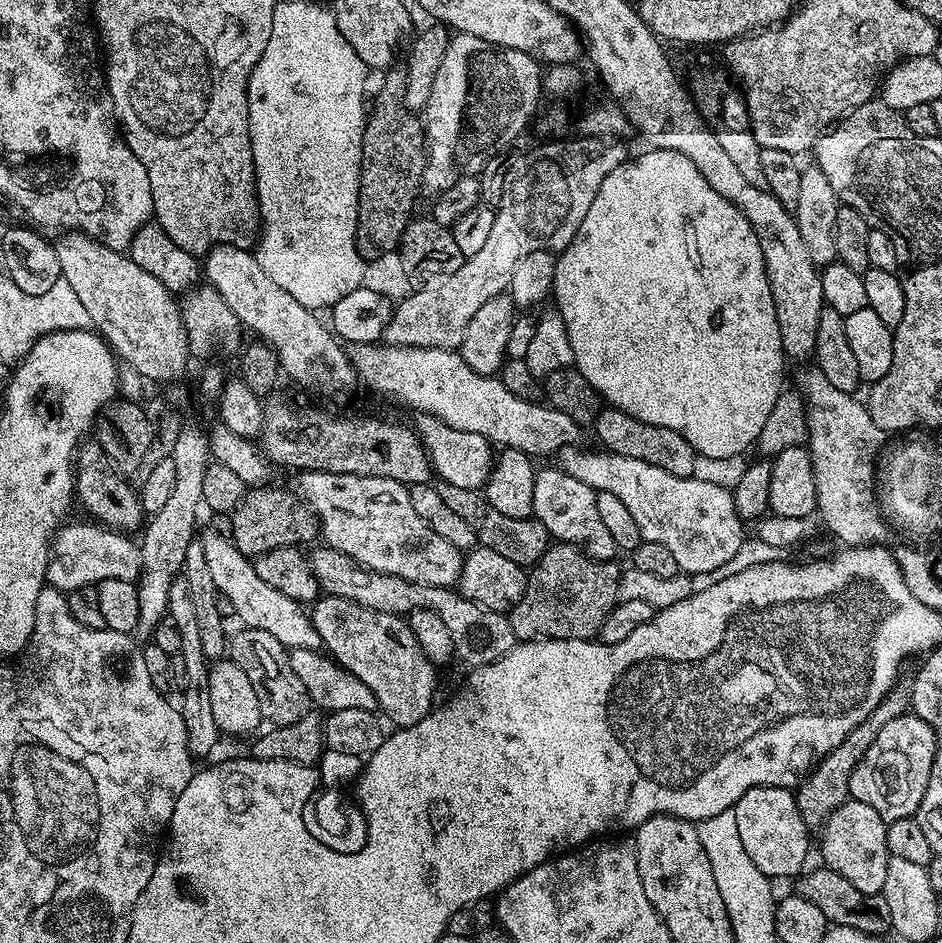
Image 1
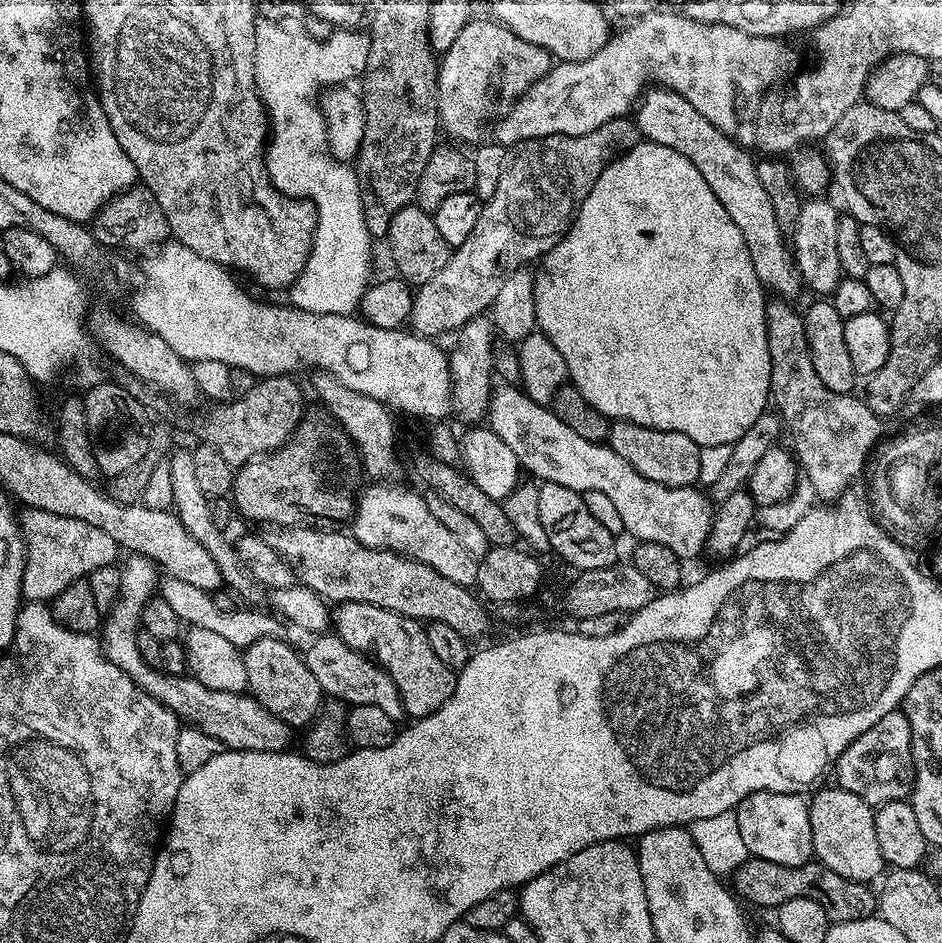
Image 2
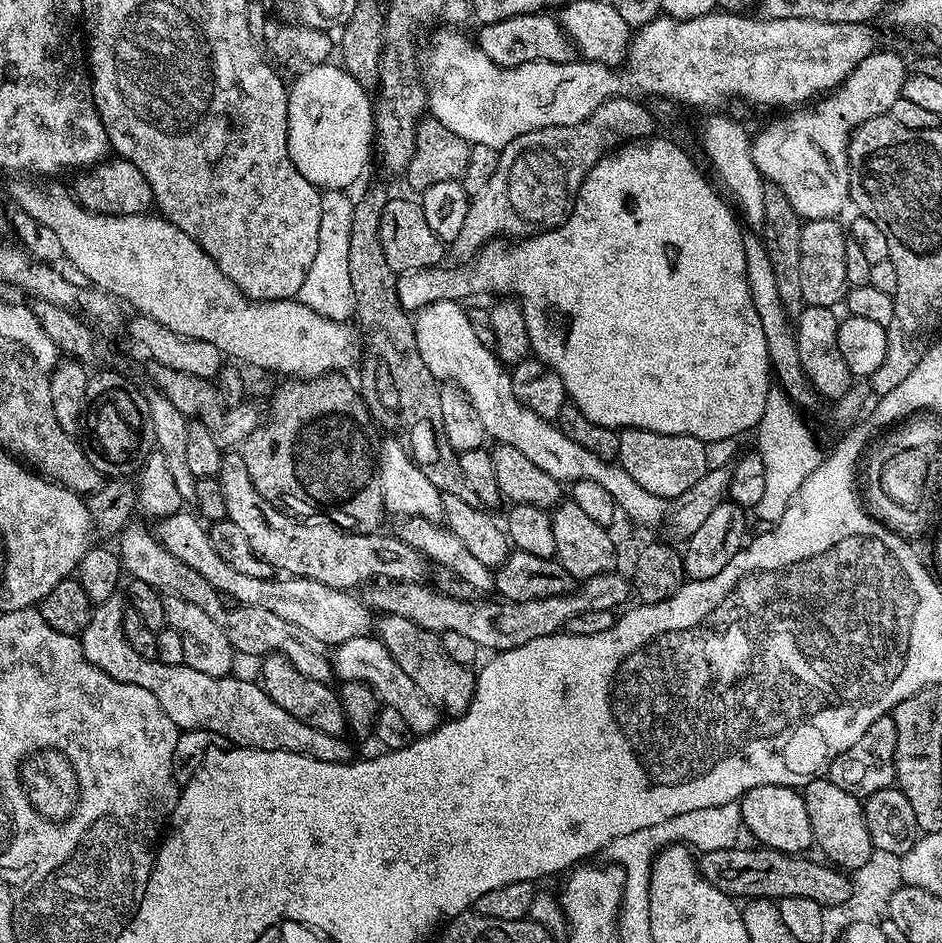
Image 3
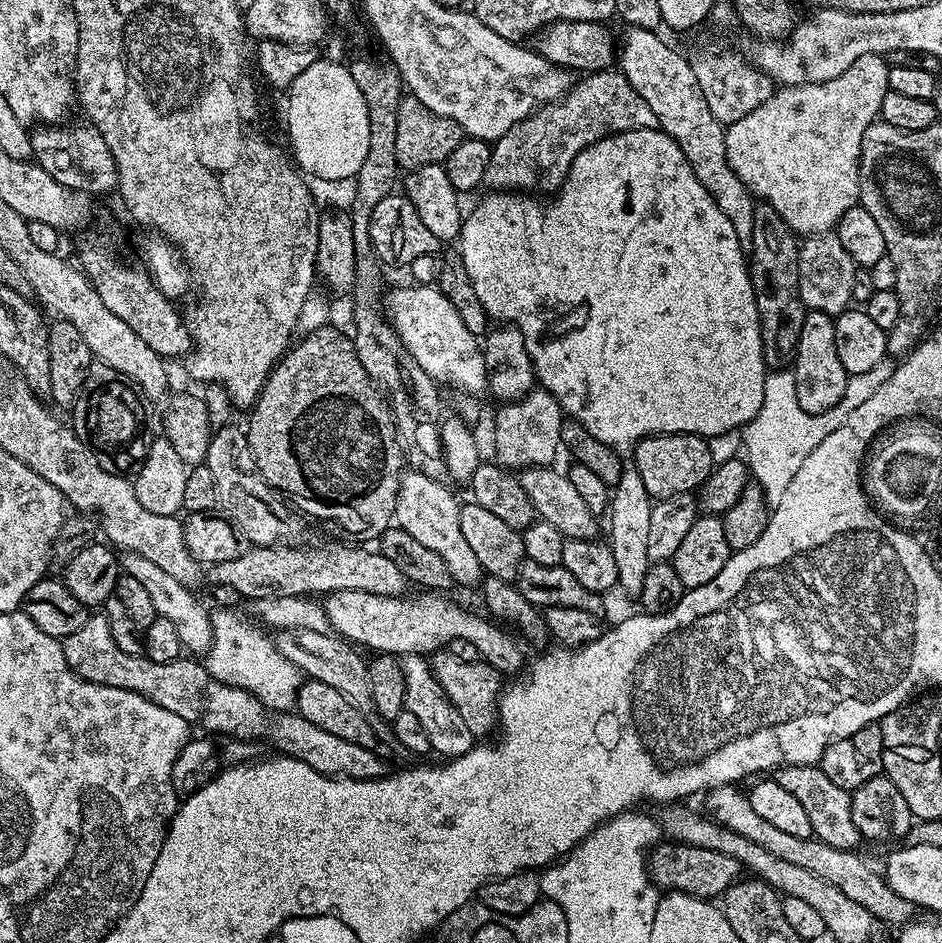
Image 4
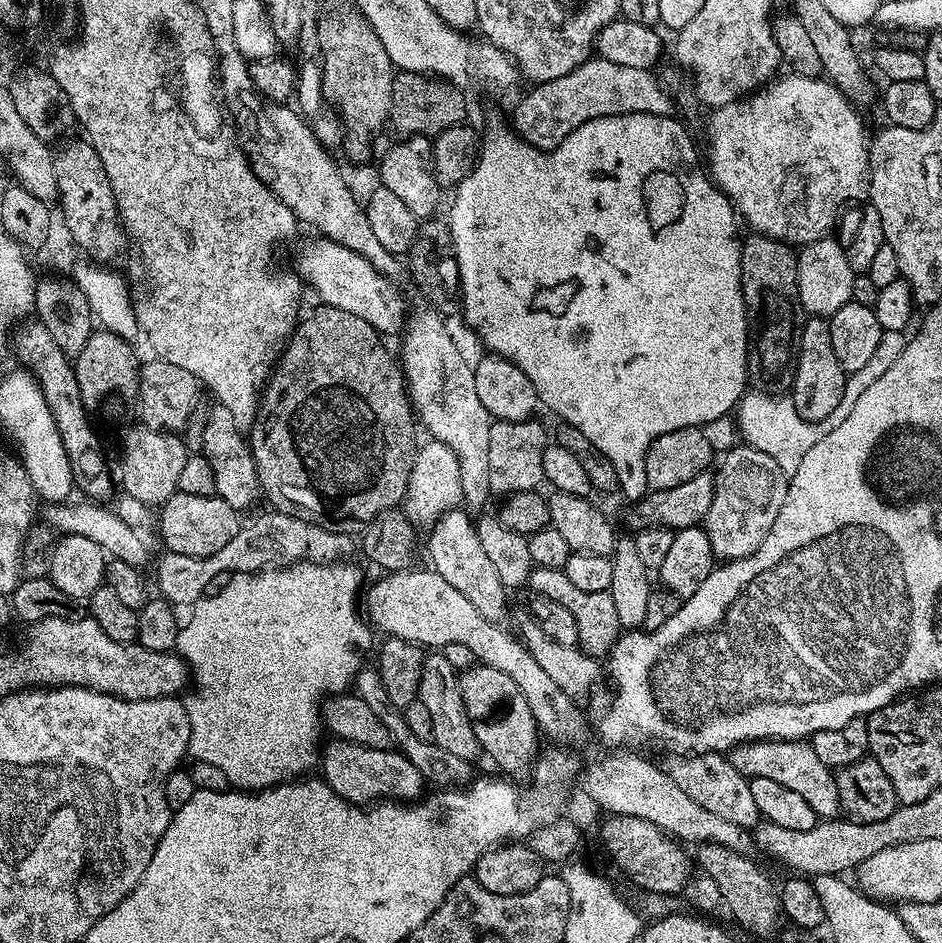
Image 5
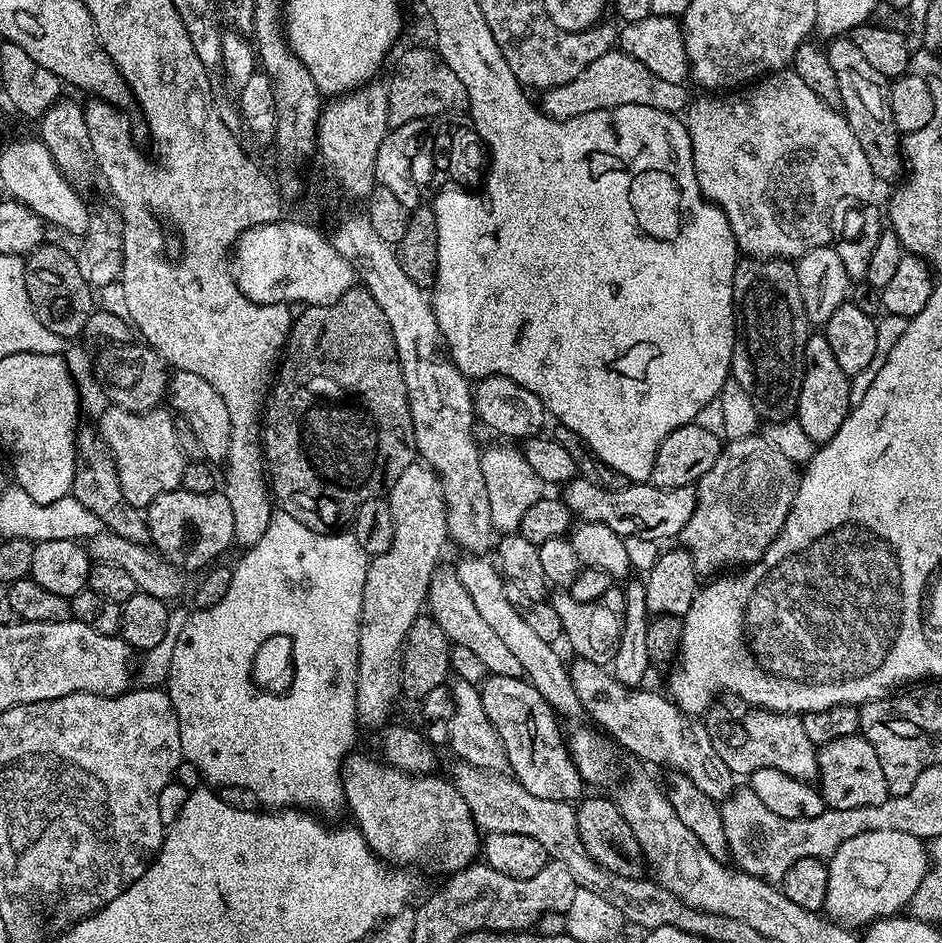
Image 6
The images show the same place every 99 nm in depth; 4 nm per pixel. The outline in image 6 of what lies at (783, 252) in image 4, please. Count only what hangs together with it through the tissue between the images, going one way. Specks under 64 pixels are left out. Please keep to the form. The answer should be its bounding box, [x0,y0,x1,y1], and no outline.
[731,258,810,422]

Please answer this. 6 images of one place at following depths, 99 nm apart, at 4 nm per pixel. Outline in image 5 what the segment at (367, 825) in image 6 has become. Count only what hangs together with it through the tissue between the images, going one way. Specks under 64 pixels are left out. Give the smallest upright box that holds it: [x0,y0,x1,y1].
[318,739,426,806]

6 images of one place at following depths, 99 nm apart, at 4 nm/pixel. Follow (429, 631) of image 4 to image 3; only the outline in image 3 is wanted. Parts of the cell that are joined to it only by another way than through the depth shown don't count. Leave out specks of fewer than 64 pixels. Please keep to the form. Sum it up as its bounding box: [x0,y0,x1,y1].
[154,511,374,646]

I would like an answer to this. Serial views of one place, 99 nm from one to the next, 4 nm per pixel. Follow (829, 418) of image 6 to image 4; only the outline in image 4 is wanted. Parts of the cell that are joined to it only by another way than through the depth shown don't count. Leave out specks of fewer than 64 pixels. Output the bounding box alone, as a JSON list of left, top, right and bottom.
[794,311,848,412]

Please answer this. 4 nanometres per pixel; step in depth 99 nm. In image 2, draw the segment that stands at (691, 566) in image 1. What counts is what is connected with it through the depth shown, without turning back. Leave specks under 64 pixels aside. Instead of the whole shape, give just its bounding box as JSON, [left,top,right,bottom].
[490,386,714,562]

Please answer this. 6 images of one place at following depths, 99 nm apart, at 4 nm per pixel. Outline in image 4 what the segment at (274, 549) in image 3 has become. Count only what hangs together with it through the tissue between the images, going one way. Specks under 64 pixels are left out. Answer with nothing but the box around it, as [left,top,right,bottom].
[206,427,305,546]

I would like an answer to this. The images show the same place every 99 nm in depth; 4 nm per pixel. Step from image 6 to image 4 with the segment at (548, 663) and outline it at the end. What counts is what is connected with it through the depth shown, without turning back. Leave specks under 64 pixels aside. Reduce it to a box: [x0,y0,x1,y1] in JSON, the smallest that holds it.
[394,471,484,586]

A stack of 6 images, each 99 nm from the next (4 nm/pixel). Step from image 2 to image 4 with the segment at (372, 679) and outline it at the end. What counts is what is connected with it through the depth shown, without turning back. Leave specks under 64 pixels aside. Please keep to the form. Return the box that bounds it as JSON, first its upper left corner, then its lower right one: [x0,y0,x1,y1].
[398,652,474,758]

